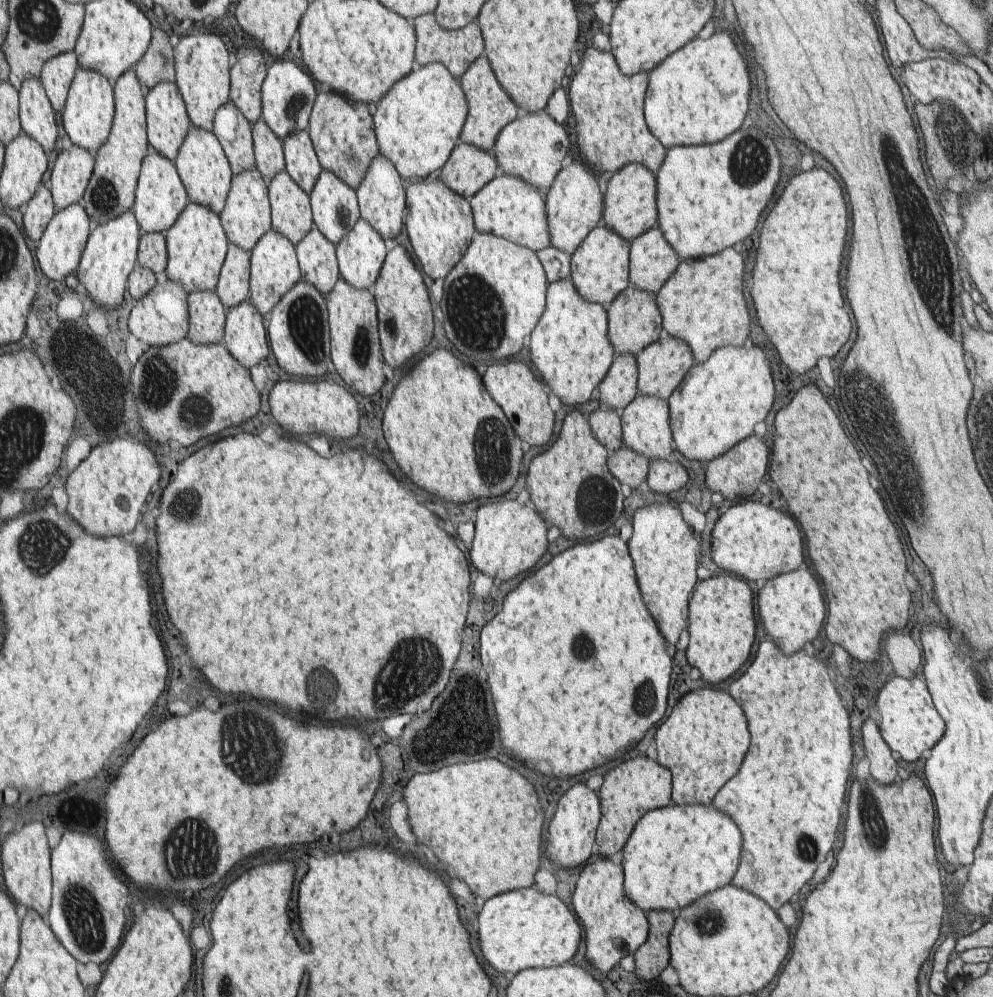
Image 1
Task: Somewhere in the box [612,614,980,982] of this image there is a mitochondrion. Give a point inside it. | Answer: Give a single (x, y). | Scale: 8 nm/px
(870, 813)

